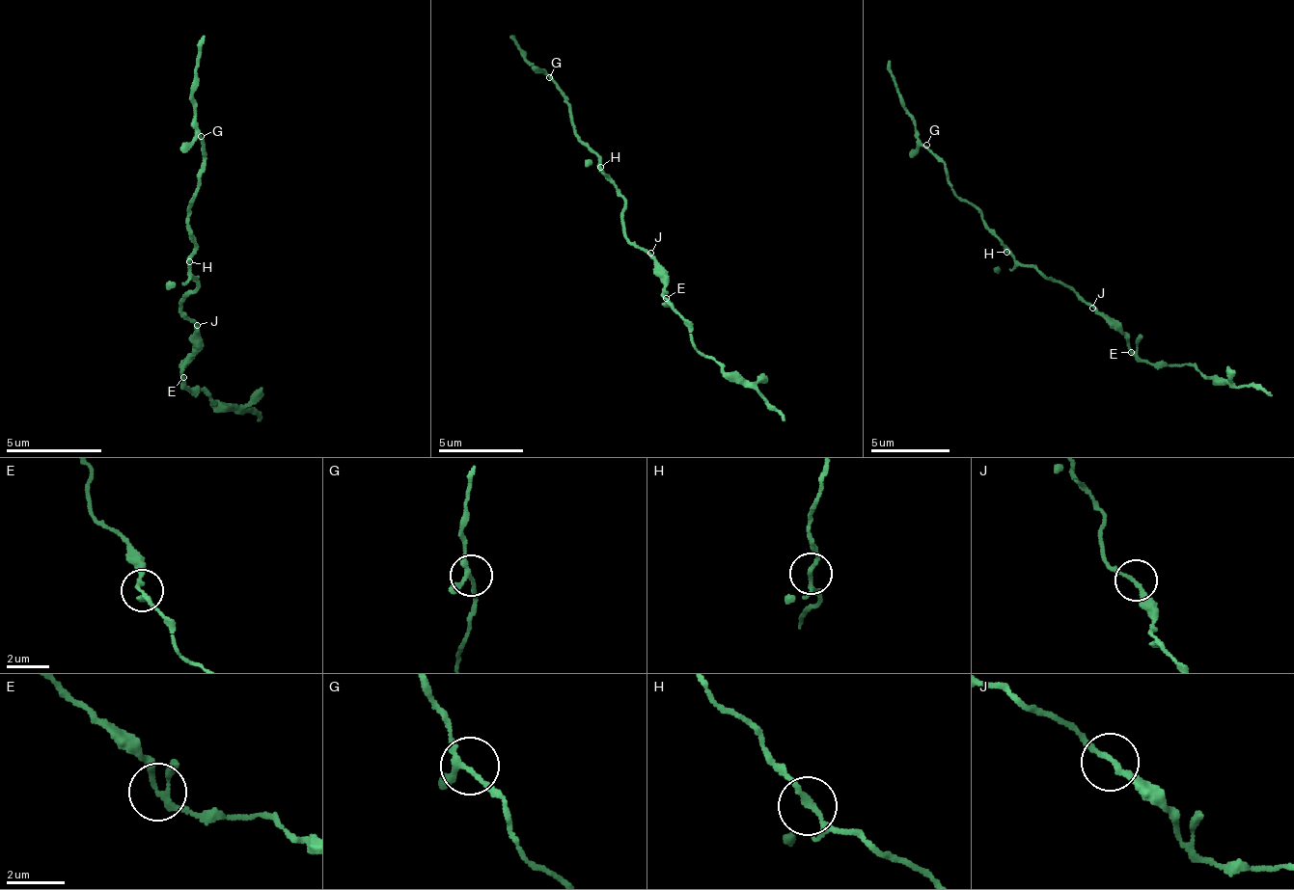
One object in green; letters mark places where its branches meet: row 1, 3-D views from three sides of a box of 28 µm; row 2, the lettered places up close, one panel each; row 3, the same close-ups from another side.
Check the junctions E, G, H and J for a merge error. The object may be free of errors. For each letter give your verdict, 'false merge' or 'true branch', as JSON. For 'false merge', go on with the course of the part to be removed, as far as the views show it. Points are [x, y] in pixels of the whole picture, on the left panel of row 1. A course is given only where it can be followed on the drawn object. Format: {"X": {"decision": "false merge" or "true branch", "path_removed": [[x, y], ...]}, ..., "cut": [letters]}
{"E": {"decision": "true branch"}, "G": {"decision": "true branch"}, "H": {"decision": "true branch"}, "J": {"decision": "true branch"}, "cut": []}

